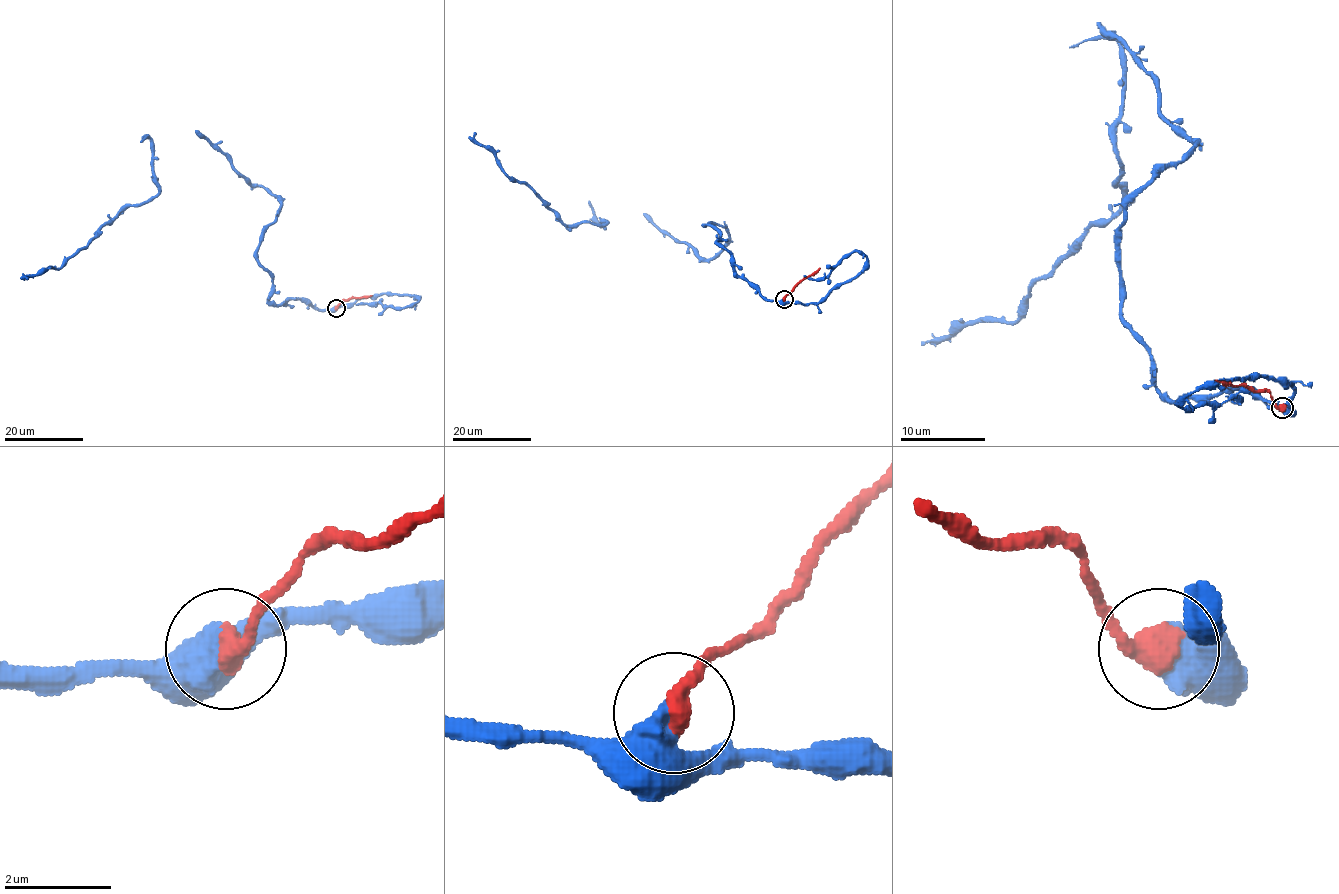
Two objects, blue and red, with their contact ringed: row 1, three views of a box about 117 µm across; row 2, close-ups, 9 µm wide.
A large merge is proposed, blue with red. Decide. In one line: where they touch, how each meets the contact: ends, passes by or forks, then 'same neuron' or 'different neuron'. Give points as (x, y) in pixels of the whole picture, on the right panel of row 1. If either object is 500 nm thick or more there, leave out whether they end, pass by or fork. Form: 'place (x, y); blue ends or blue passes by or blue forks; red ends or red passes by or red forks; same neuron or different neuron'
place (1282, 408); different neuron

